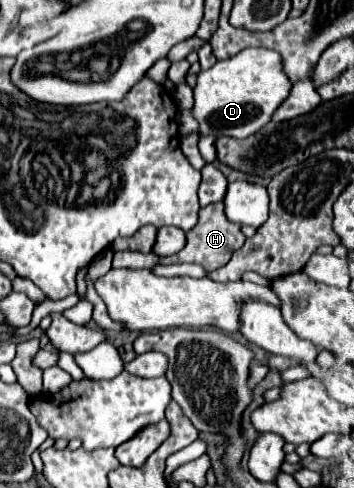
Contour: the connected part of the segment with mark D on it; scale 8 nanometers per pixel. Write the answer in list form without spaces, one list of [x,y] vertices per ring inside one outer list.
[[[245,48],[233,58],[201,70],[193,88],[193,118],[199,122],[201,136],[243,138],[269,122],[273,110],[287,98],[291,82],[281,70],[281,56],[267,48]]]

